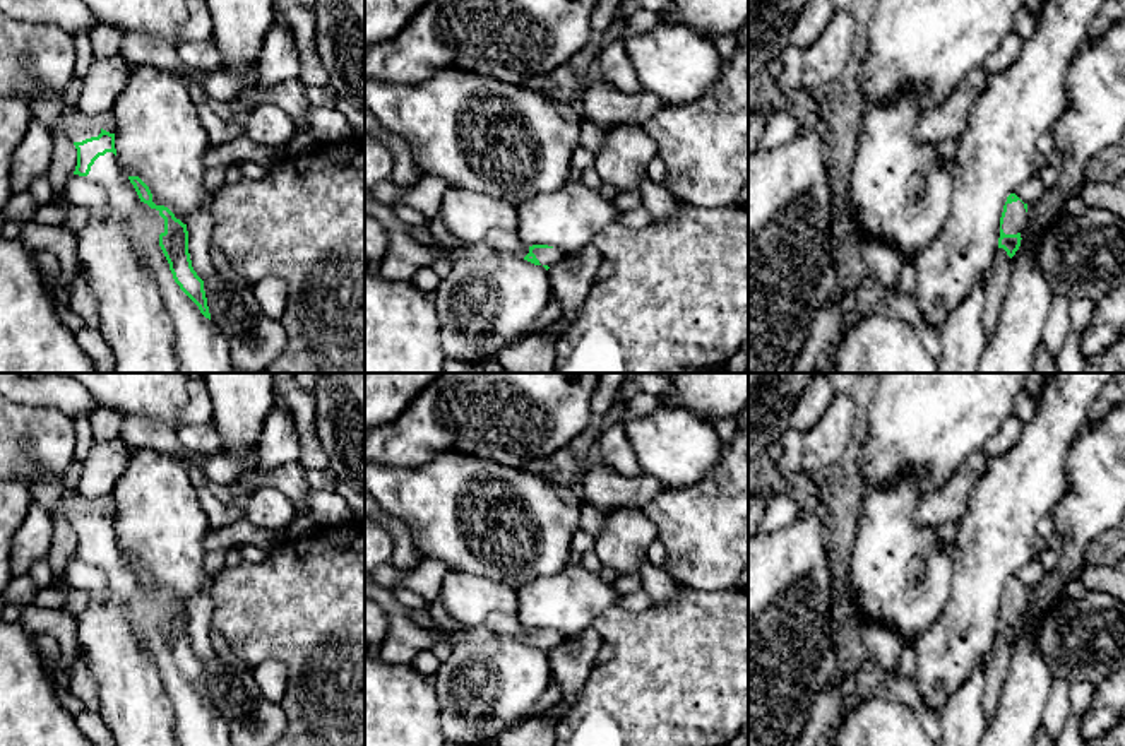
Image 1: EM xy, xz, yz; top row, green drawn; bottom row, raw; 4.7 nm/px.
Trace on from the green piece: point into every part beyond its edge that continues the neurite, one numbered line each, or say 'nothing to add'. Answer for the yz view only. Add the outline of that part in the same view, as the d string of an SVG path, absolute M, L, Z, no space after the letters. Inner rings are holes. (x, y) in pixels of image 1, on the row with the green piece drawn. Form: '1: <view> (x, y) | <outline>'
1: yz (1014, 221) | M1021 200L1007 204L1007 212L1002 224L1003 233L1005 234L1021 233L1026 226L1026 217L1027 217L1027 212Z

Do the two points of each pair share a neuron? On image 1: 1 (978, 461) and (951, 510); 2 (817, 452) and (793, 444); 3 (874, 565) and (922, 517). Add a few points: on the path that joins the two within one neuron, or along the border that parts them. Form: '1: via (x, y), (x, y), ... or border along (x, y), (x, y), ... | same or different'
1: via (970, 473), (951, 498) | same
2: border along (803, 433), (800, 469) | different
3: border along (923, 498), (915, 510), (915, 521), (932, 529) | different

